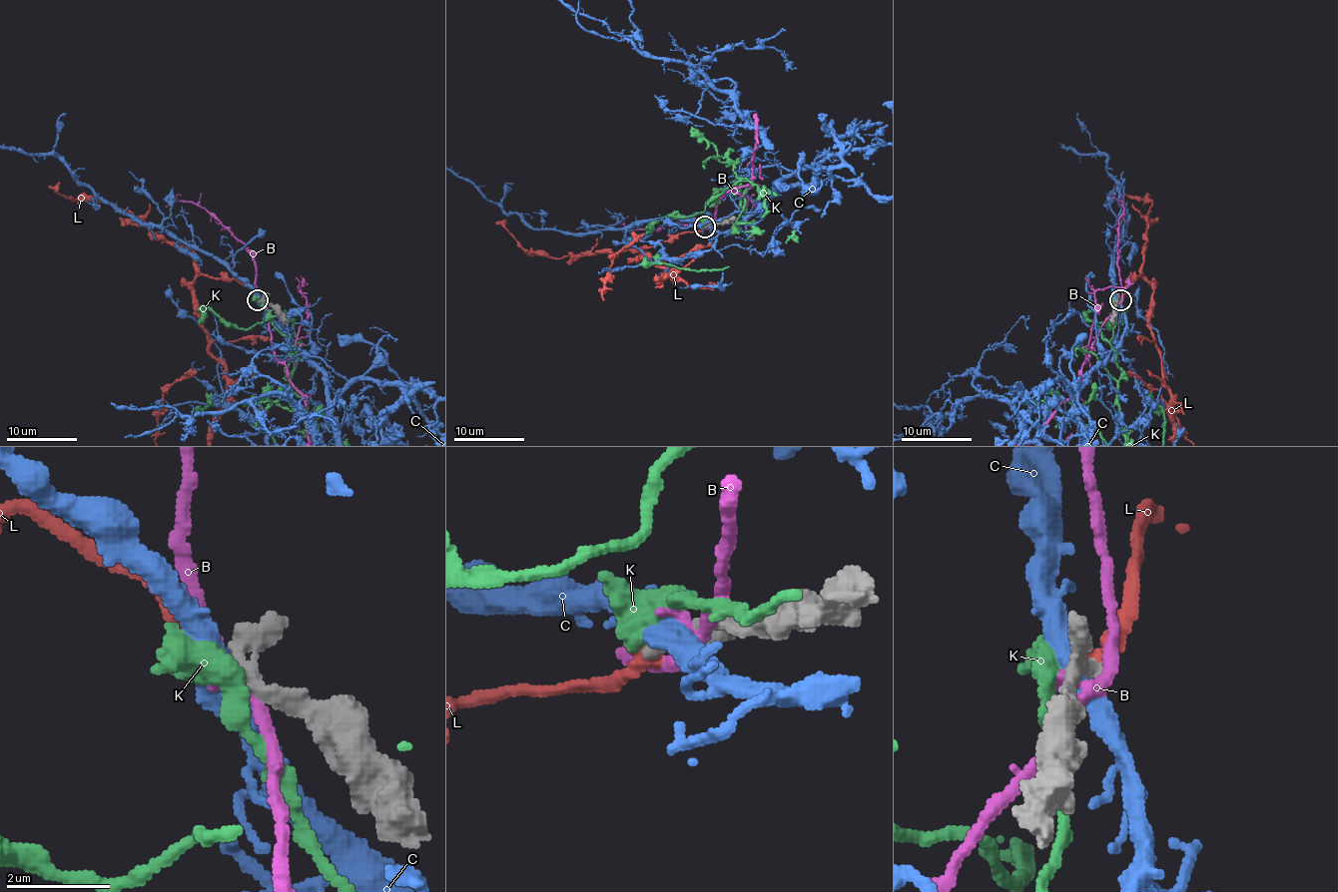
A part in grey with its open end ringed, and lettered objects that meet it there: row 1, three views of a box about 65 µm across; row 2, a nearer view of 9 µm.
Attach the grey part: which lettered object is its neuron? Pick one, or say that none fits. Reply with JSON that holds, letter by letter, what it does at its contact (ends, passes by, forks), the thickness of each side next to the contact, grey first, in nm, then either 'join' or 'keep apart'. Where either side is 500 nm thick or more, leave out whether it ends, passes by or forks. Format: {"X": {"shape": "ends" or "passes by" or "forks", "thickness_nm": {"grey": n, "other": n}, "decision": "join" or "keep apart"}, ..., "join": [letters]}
{"B": {"shape": "passes by", "thickness_nm": {"grey": 320, "other": 240}, "decision": "keep apart"}, "C": {"thickness_nm": {"grey": 320, "other": 500}, "decision": "keep apart"}, "K": {"shape": "passes by", "thickness_nm": {"grey": 280, "other": 320}, "decision": "keep apart"}, "L": {"shape": "ends", "thickness_nm": {"grey": 200, "other": 340}, "decision": "join"}, "join": ["L"]}

